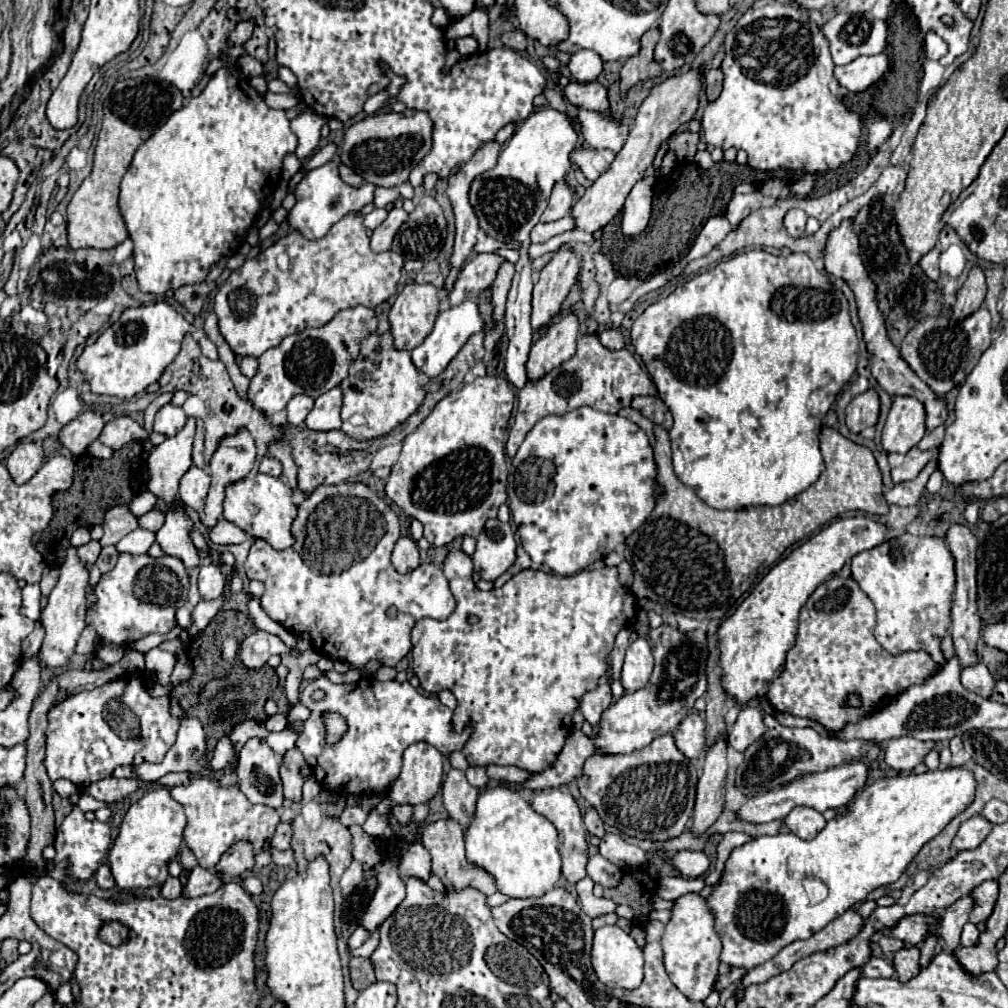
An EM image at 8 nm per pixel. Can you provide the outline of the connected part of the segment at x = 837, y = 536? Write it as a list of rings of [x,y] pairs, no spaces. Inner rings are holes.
[[[866,516],[836,520],[822,528],[788,558],[780,560],[752,590],[752,594],[738,606],[738,610],[718,628],[720,638],[720,666],[724,670],[722,686],[736,700],[746,704],[752,698],[762,698],[768,684],[784,668],[786,652],[792,648],[798,630],[798,612],[808,596],[858,552],[880,546],[888,540],[888,526]]]

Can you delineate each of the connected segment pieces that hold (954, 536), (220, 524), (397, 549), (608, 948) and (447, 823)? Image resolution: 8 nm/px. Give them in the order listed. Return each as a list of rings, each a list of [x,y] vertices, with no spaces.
[[[952,524],[948,534],[946,534],[946,544],[950,548],[950,554],[954,556],[956,562],[956,592],[954,592],[954,604],[952,604],[952,640],[954,640],[954,648],[956,648],[956,656],[960,658],[962,668],[970,666],[972,662],[978,662],[976,658],[976,642],[980,640],[980,628],[982,628],[982,620],[980,620],[980,612],[978,612],[978,592],[976,592],[976,536],[960,524]]]
[[[218,518],[216,526],[210,530],[208,534],[210,542],[212,544],[218,544],[218,546],[224,546],[224,544],[242,544],[248,536],[244,530],[240,530],[236,524],[224,520],[224,518]]]
[[[400,536],[398,538],[398,542],[394,546],[394,552],[392,552],[392,564],[400,574],[406,574],[420,564],[418,546],[410,536]]]
[[[602,926],[594,932],[594,946],[592,946],[592,968],[598,980],[612,988],[626,988],[634,990],[642,984],[644,978],[644,958],[642,948],[636,940],[618,926]]]
[[[446,818],[446,820],[426,824],[422,828],[422,844],[432,856],[432,874],[436,874],[446,888],[458,888],[460,890],[460,888],[472,886],[472,888],[484,892],[486,896],[492,896],[496,892],[496,880],[492,878],[492,874],[488,874],[486,870],[482,870],[476,864],[466,860],[466,854],[464,854],[464,830],[456,820]]]

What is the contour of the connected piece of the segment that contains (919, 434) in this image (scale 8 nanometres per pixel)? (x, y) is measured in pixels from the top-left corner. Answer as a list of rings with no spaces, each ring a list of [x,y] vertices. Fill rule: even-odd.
[[[896,396],[882,430],[882,448],[886,452],[906,454],[924,438],[924,420],[926,410],[920,400],[910,396]]]

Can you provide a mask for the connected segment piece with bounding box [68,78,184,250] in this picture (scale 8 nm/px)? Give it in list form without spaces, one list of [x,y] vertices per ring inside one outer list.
[[[158,78],[122,80],[114,86],[110,98],[104,100],[102,130],[96,140],[92,174],[82,182],[68,204],[68,242],[72,250],[80,248],[114,248],[128,238],[128,230],[118,206],[120,180],[126,174],[136,148],[150,138],[168,114],[184,104],[184,96],[172,84]]]

